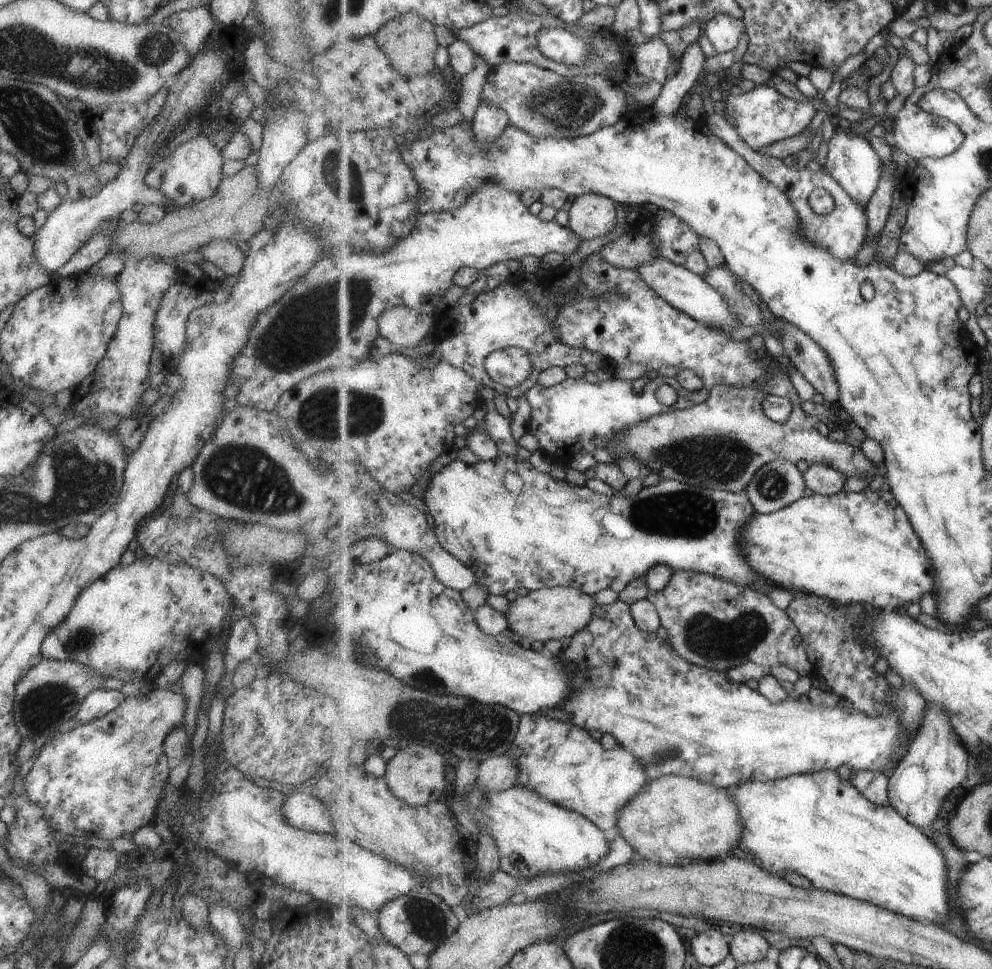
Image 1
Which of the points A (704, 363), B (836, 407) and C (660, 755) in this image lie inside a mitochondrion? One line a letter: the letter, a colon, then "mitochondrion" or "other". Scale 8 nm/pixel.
A: other
B: other
C: mitochondrion

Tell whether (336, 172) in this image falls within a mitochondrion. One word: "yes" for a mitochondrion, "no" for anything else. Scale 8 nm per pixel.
yes

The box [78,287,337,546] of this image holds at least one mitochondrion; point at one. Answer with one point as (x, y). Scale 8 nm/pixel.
(243, 485)

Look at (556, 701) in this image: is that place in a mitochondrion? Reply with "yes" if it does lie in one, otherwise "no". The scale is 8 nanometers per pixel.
no

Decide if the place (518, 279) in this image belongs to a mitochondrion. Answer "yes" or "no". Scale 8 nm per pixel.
no

